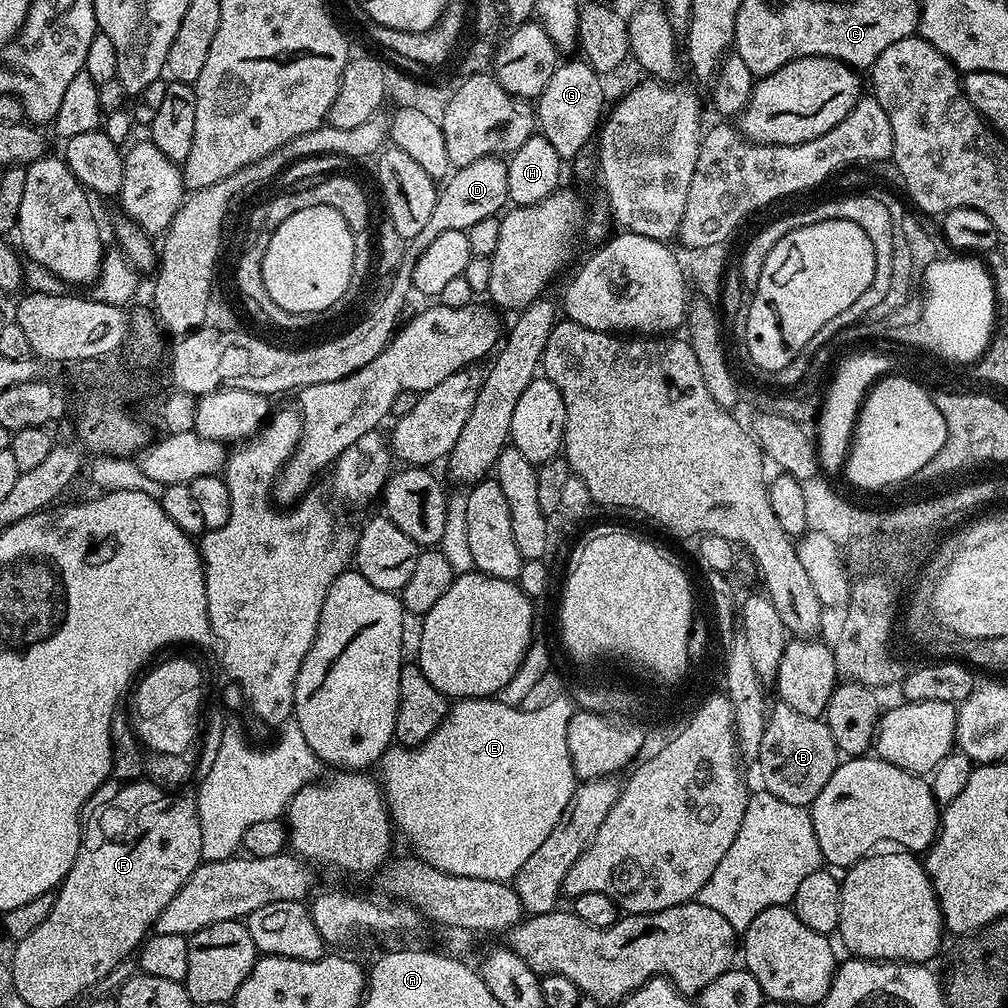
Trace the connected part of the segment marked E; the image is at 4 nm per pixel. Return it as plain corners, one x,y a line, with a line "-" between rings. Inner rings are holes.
460,698
449,707
444,721
436,727
434,734
430,734
430,738
426,738
421,744
415,746
389,747
378,761
384,799
388,802
388,811
393,825
399,831
401,828
408,835
408,840
416,851
413,853
419,859
446,874
458,874
466,878
486,878
505,882
515,878
518,870
522,870
522,862
526,862
526,858
530,858
530,854
534,854
534,850
538,850
538,846
542,846
542,842
550,838
550,830
554,830
558,818
562,818
578,783
576,771
570,762
570,746
566,744
566,730
570,726
570,718
574,711
573,701
568,700
559,698
550,701
541,709
526,710
521,706
512,707
497,698

